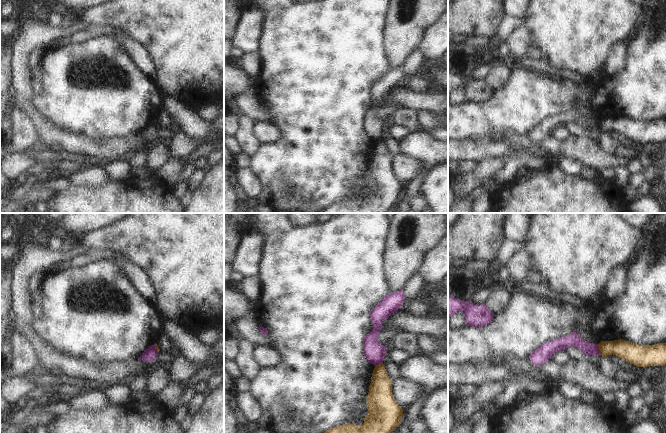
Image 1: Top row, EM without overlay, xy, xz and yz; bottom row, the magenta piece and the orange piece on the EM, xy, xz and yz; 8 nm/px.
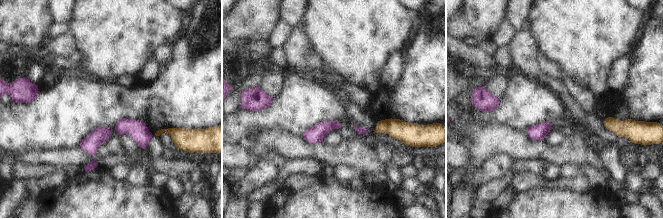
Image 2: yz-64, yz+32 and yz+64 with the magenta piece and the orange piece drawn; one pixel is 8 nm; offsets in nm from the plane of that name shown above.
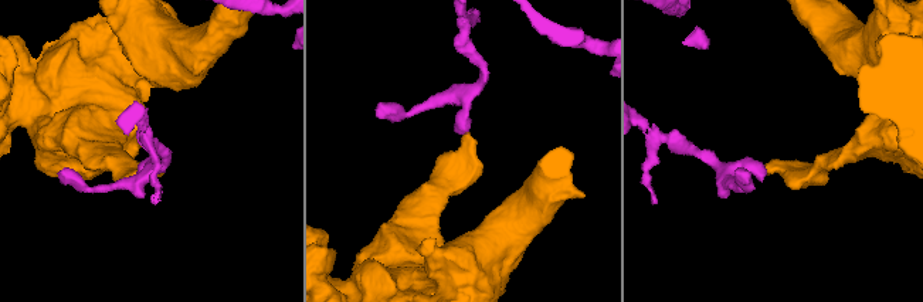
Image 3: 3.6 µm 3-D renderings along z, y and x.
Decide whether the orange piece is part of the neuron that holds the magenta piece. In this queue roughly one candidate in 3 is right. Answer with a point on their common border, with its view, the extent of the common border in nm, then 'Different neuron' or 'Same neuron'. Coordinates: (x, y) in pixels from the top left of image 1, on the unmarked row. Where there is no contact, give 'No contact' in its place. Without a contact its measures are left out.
Touches magenta at yz (598, 126). Shared border 100 nm. Different neuron.

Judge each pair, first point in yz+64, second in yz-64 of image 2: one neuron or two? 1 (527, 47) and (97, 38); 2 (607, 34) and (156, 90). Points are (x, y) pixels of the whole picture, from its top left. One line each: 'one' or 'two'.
1: two
2: two

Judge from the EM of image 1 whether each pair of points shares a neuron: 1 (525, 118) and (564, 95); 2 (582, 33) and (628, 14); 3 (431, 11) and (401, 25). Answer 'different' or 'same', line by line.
1: same
2: same
3: same

